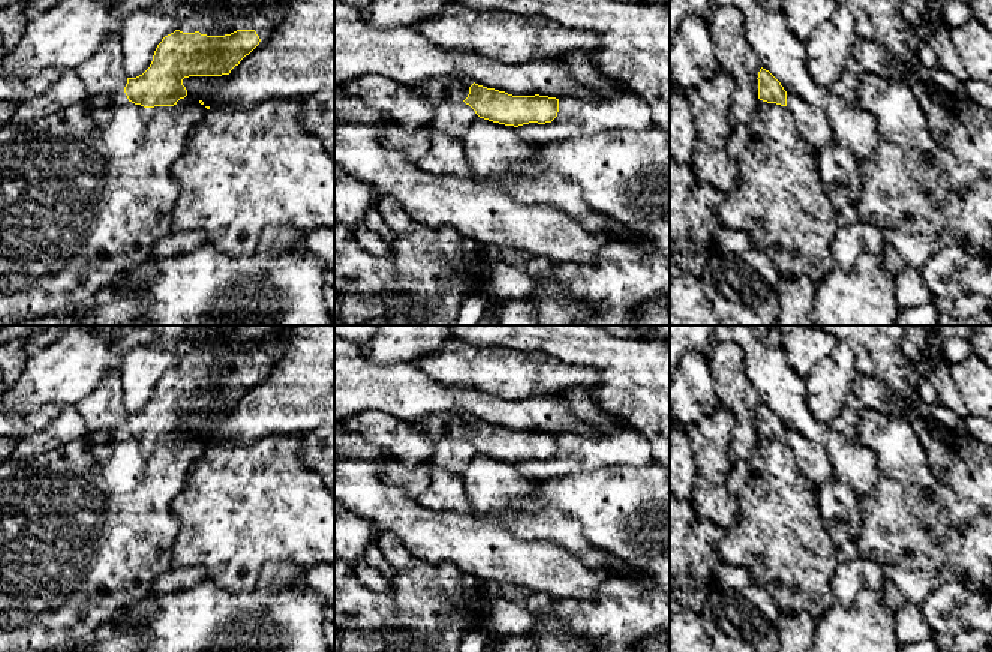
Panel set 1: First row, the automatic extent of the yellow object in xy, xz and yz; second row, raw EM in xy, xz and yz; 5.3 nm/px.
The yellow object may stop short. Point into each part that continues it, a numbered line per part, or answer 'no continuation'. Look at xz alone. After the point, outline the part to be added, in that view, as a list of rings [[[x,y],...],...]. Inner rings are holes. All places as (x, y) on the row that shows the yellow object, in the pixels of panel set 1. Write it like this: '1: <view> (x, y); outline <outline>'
1: xz (456, 87); outline [[[465,75],[439,76],[411,87],[411,91],[430,102],[442,99],[465,100],[472,84],[472,79]]]

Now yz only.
1: yz (778, 201); outline [[[760,100],[754,118],[733,127],[728,153],[740,174],[719,207],[724,228],[746,232],[752,247],[767,255],[779,276],[806,276],[818,283],[838,265],[832,252],[838,231],[836,210],[823,189],[815,156],[797,132],[791,111]]]

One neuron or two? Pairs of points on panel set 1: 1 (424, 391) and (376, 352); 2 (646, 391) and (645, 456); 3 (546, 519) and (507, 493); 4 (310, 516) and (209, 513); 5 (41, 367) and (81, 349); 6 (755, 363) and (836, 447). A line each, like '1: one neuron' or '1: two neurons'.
1: two neurons
2: two neurons
3: one neuron
4: one neuron
5: one neuron
6: one neuron

